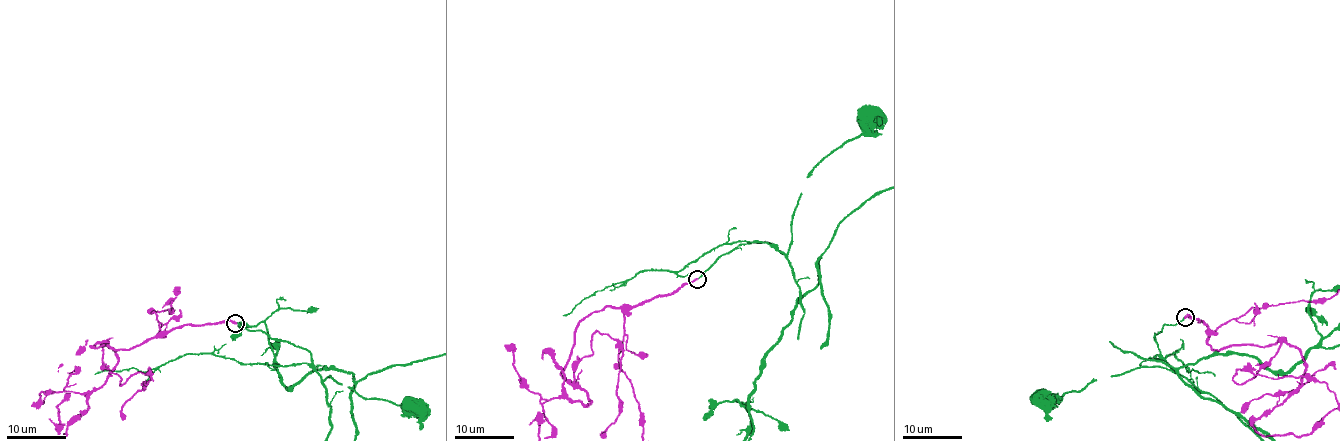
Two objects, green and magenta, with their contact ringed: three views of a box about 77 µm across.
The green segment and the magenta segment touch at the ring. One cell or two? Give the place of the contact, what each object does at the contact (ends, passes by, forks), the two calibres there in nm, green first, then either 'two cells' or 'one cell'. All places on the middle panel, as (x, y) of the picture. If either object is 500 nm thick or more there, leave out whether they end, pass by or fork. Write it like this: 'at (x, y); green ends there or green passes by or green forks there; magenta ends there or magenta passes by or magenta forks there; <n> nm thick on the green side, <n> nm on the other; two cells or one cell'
at (697, 279); green ends there; magenta ends there; 180 nm thick on the green side, 280 nm on the other; two cells

